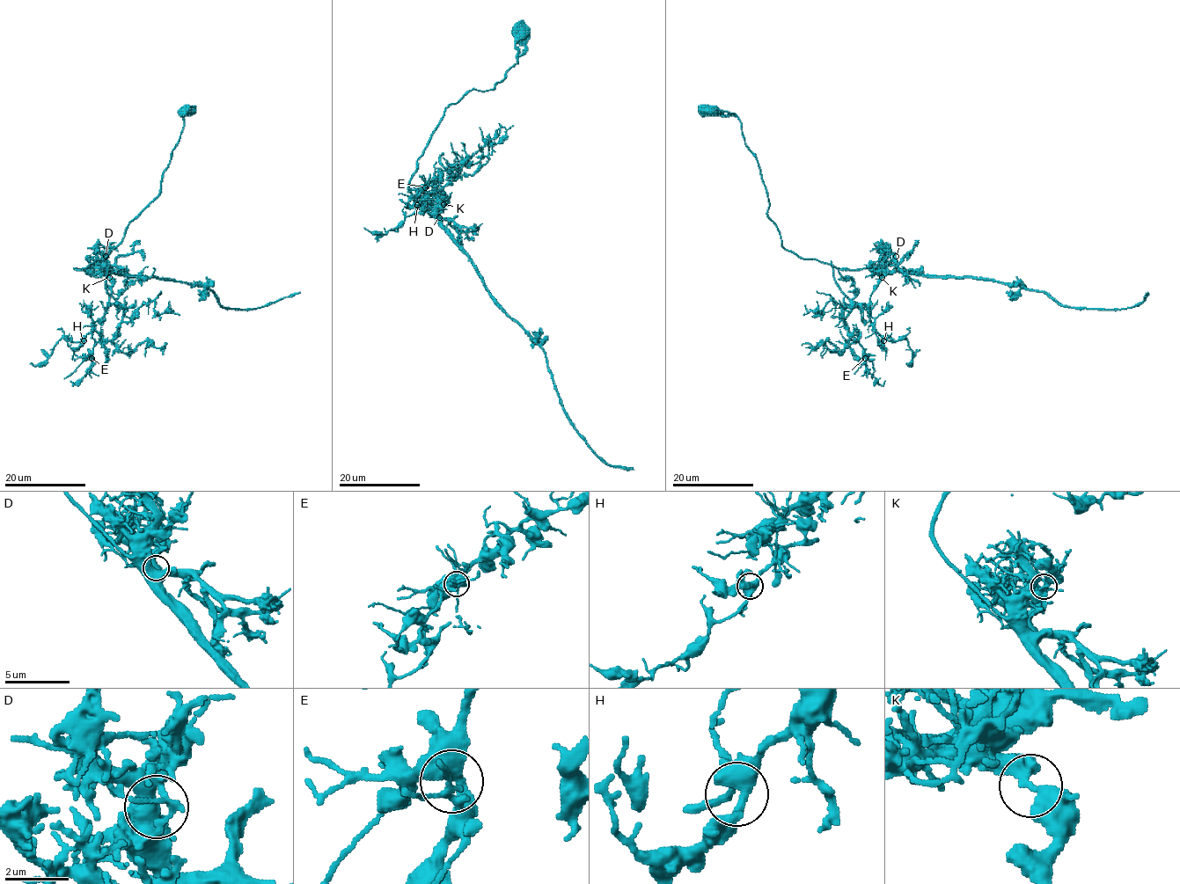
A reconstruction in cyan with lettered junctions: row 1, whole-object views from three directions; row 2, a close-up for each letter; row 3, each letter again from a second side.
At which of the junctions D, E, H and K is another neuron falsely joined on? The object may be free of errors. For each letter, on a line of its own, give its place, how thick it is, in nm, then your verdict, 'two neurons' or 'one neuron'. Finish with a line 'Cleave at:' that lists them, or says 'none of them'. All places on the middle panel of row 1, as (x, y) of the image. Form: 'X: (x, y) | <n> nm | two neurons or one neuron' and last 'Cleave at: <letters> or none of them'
D: (439, 217) | 550 nm | one neuron
E: (425, 187) | 550 nm | one neuron
H: (417, 205) | 400 nm | one neuron
K: (443, 204) | 360 nm | two neurons
Cleave at: K

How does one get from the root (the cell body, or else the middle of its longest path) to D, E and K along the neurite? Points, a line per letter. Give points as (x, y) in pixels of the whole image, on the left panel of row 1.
D: (186, 108), (158, 194), (104, 259), (75, 268), (92, 271), (106, 256)
E: (186, 108), (158, 194), (104, 259), (75, 268), (106, 274), (108, 304), (124, 311), (91, 358)
K: (186, 108), (158, 194), (104, 259), (75, 268), (110, 278)

